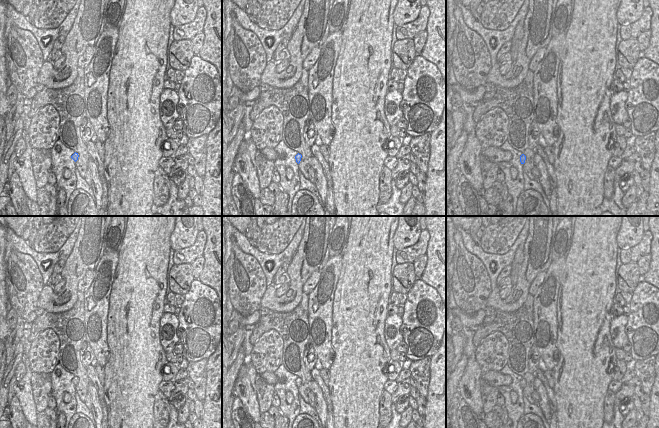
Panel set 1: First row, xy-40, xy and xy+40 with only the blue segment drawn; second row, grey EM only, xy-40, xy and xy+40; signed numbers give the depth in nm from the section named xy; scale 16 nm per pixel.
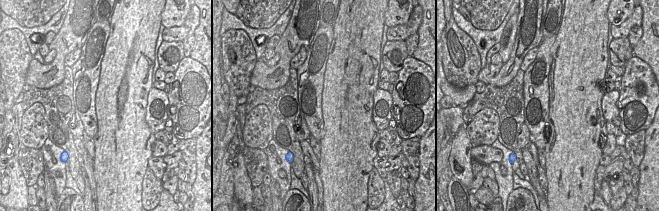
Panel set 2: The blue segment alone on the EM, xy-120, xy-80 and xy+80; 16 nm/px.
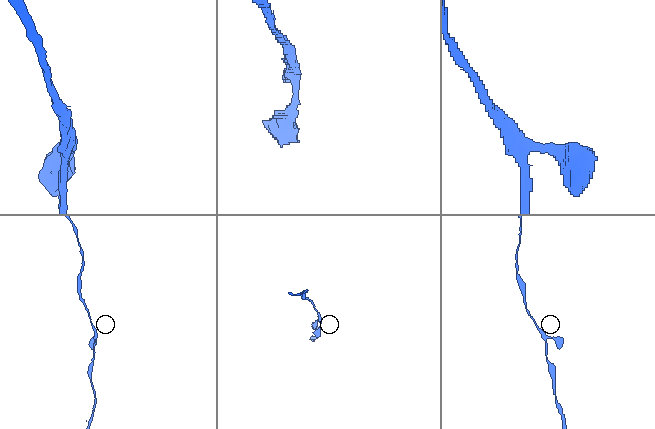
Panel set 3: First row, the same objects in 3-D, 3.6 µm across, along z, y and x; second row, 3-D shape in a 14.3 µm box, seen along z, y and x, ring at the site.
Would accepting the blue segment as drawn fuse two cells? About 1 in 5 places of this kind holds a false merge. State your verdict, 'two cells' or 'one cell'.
one cell

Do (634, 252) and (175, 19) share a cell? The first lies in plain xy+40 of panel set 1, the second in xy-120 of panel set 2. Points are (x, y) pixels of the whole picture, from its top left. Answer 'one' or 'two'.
two

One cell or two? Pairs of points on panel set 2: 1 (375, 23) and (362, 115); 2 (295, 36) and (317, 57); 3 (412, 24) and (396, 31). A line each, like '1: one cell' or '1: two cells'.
1: one cell
2: two cells
3: one cell

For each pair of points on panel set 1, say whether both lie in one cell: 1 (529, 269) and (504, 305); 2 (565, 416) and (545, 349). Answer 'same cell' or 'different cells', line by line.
1: same cell
2: different cells

